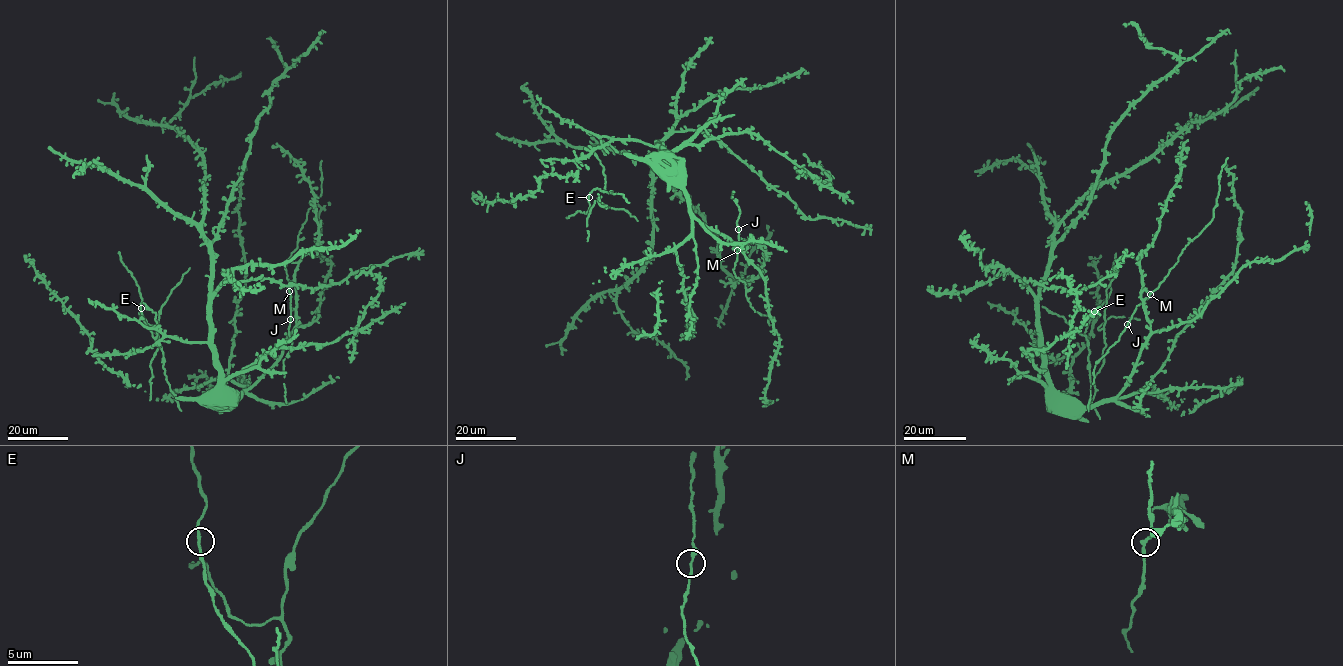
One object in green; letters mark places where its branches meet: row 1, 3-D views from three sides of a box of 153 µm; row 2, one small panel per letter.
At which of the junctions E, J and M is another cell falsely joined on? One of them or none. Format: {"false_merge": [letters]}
{"false_merge": []}

